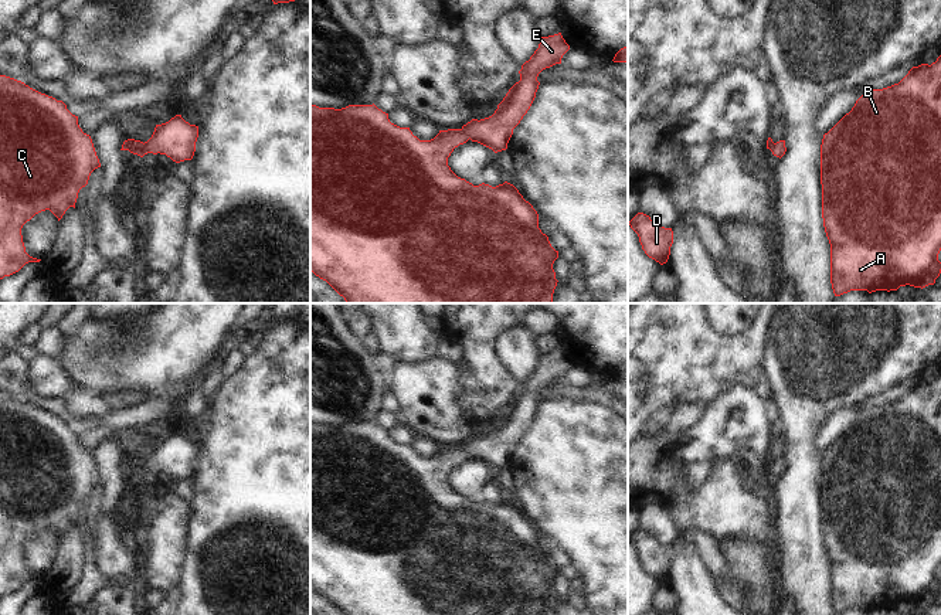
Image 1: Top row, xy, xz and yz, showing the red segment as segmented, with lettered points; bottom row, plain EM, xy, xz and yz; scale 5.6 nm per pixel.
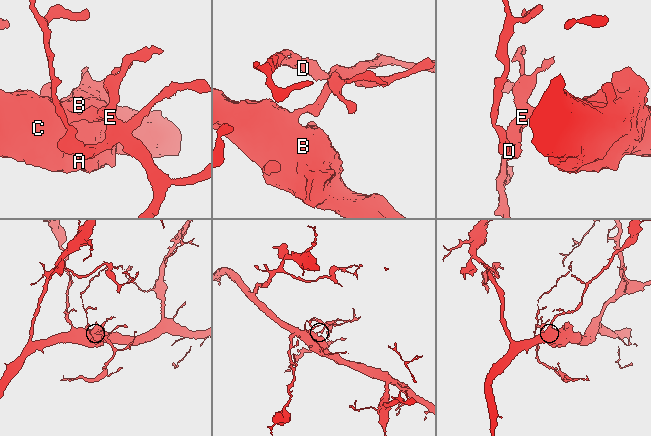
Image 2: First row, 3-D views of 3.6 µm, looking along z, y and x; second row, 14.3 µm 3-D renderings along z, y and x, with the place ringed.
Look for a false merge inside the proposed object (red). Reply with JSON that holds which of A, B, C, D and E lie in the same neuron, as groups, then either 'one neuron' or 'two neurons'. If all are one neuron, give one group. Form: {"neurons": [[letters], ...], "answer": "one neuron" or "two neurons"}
{"neurons": [["A", "B", "C", "D", "E"]], "answer": "one neuron"}

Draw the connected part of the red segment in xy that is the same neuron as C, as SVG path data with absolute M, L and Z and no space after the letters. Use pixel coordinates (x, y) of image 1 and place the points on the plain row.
M0 393L0 597L18 589L28 580L40 580L26 570L21 546L35 531L50 527L58 538L69 524L75 526L78 510L91 490L101 485L92 456L78 442L62 418L41 411L21 398Z

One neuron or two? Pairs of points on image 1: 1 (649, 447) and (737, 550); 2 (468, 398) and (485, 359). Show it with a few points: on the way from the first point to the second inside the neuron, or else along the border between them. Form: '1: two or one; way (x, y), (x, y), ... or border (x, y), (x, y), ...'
1: two; border (763, 543), (741, 540), (719, 544)
2: one; way (479, 396), (485, 390), (485, 370)

